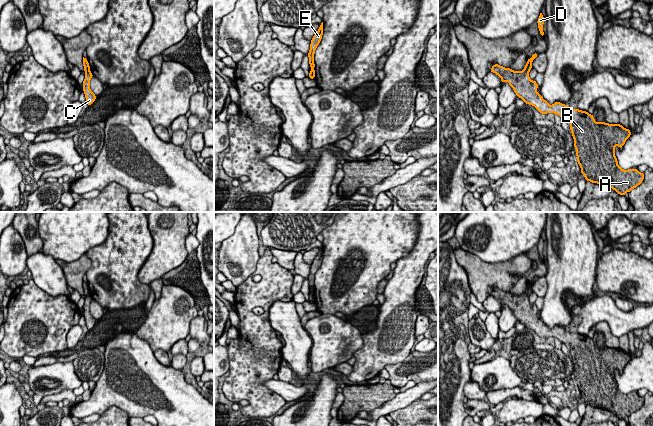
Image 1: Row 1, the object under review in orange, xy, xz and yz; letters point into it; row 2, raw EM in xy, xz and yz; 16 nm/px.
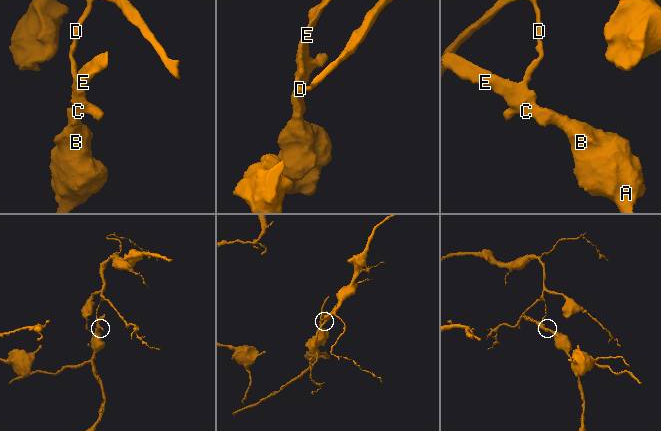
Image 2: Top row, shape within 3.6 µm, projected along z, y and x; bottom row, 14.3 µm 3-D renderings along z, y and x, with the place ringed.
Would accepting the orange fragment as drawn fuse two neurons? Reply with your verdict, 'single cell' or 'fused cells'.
fused cells

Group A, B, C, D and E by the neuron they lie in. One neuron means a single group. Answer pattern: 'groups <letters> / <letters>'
groups A B C E / D

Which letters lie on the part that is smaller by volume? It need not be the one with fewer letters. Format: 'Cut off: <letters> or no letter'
Cut off: A, B, C, E

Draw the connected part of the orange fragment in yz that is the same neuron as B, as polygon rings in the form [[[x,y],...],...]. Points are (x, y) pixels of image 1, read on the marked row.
[[[494,64],[490,72],[507,81],[516,95],[525,104],[534,106],[541,114],[554,113],[562,119],[570,120],[570,130],[576,148],[577,162],[585,180],[609,186],[619,195],[625,196],[644,180],[644,173],[638,169],[623,170],[615,156],[615,146],[620,149],[631,136],[631,131],[621,124],[597,123],[594,116],[586,111],[571,109],[569,105],[554,102],[549,105],[537,93],[537,82],[529,78],[525,69],[514,71]]]

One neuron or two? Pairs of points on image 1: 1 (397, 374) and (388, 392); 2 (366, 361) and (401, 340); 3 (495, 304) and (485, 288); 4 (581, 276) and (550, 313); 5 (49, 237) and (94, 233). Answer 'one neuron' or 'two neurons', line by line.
1: two neurons
2: one neuron
3: two neurons
4: one neuron
5: one neuron

